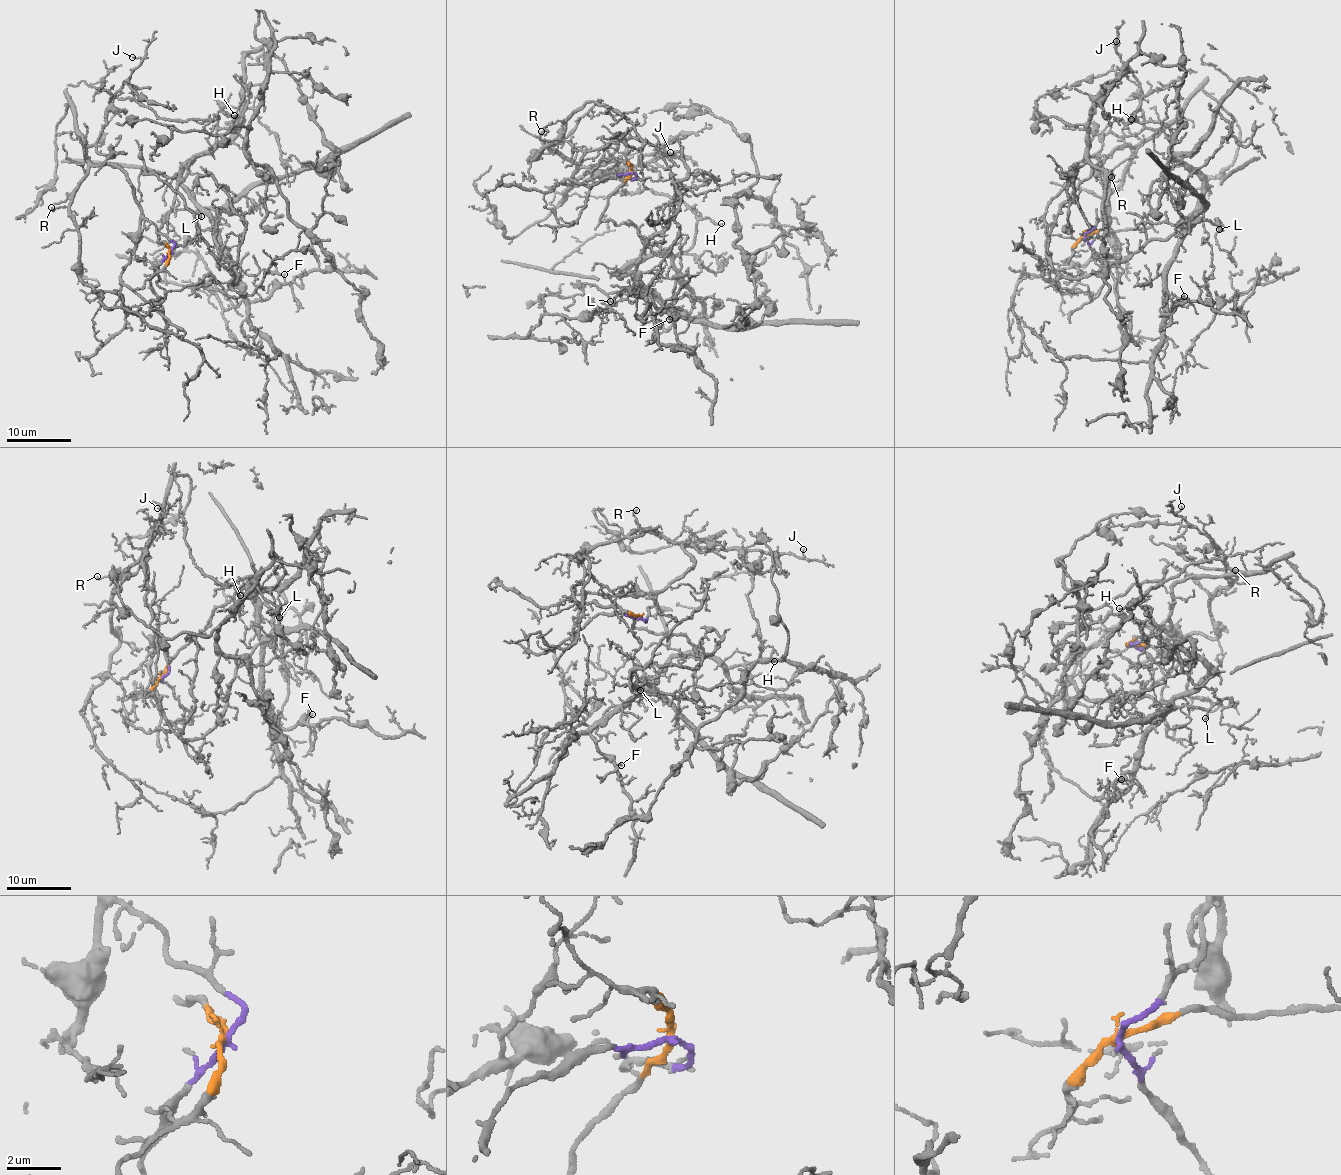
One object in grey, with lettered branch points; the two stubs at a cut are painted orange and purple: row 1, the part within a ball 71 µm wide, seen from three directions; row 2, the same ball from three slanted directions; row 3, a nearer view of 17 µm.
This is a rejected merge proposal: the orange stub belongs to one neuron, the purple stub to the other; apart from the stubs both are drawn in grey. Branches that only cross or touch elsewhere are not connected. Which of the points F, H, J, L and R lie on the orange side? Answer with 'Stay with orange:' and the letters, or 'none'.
Stay with orange: F, H, L

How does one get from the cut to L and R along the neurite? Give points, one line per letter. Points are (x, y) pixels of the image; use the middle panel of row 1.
L: (631, 171), (600, 219), (632, 223), (645, 247), (615, 272), (635, 275), (634, 287), (610, 293), (610, 302)
R: (631, 171), (633, 180), (620, 180), (614, 173), (620, 158), (581, 165), (539, 140), (541, 131)

